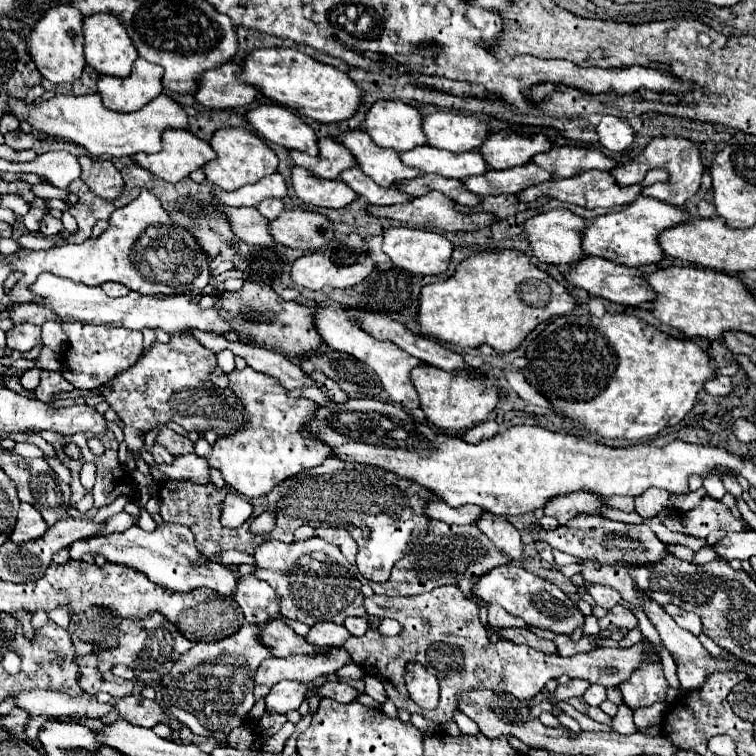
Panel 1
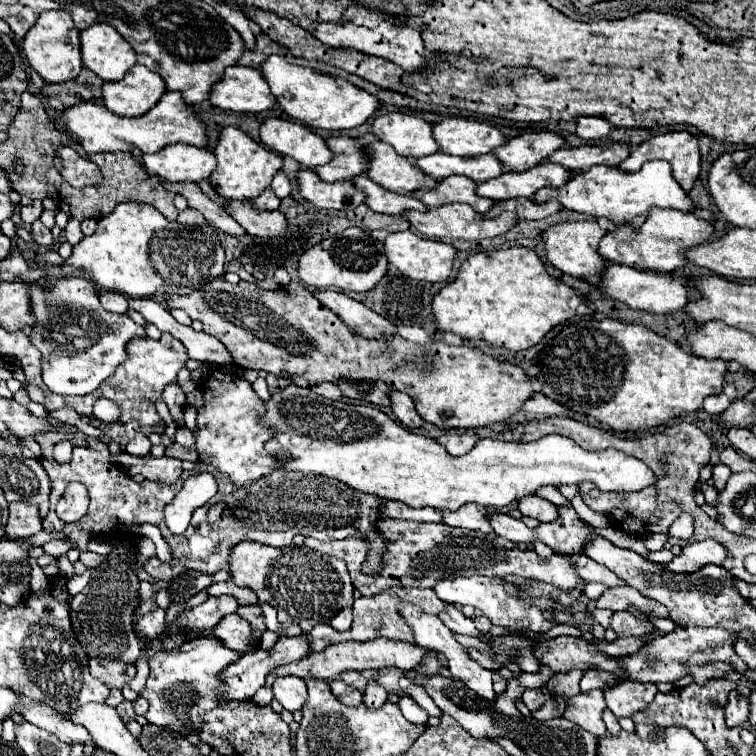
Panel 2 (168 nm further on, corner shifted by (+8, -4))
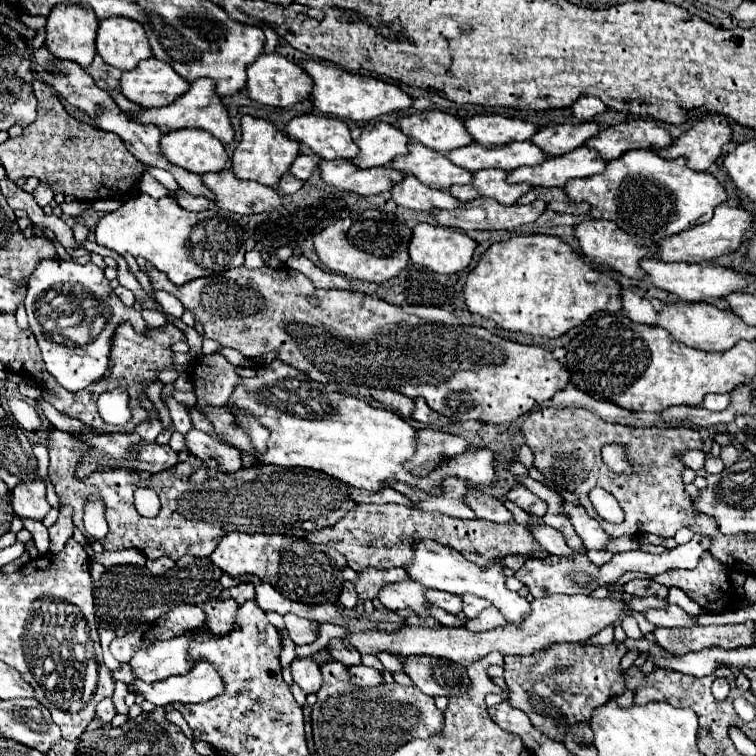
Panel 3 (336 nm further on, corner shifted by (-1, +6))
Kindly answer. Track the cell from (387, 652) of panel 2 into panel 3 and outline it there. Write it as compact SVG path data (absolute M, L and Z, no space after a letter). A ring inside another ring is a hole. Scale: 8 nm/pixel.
M548 595L542 599L534 599L530 604L530 617L520 627L508 623L504 627L496 627L484 633L468 633L466 627L458 627L458 629L454 627L442 627L442 629L404 627L402 631L396 631L396 633L364 631L356 635L348 635L348 639L362 655L364 653L376 655L378 651L396 653L400 657L424 653L424 655L444 657L444 659L450 659L454 663L468 667L492 651L500 651L502 655L528 655L560 641L588 641L592 635L602 631L606 625L616 623L620 617L624 617L630 611L644 613L648 609L662 609L668 605L668 601L660 597L632 597L630 601L618 601L618 599L594 599L590 595Z

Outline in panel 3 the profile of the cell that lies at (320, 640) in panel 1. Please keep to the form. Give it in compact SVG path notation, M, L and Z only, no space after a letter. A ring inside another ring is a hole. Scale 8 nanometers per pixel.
M198 663L194 665L186 675L172 675L168 679L146 683L136 679L128 685L128 691L134 695L142 695L146 701L152 701L154 705L166 707L172 701L182 703L204 703L216 693L224 689L224 683L220 681L220 675L212 665Z

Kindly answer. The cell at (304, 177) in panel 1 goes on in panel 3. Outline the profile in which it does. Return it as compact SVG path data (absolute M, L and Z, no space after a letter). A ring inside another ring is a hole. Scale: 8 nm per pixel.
M334 159L320 163L322 179L336 189L354 191L360 195L374 195L390 191L396 183L400 183L406 175L392 167L370 167L360 169L348 159Z

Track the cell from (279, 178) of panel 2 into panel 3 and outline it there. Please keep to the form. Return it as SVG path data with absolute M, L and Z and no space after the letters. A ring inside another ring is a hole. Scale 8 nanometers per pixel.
M310 153L310 155L300 155L300 157L292 163L290 173L306 181L318 165L320 165L320 157L318 157L316 153Z

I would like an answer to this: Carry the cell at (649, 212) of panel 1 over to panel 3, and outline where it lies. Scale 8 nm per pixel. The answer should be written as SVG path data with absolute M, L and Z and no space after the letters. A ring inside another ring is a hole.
M718 205L714 209L714 217L708 223L702 223L698 227L692 227L684 233L664 237L664 241L658 243L656 257L660 261L684 261L684 263L708 263L720 255L734 253L740 249L746 231L750 229L750 223L754 221L754 215L742 207L730 207L730 205Z

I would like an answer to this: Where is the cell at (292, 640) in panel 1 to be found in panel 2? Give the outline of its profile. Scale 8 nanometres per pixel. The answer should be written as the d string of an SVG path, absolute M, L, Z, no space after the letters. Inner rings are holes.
M237 613L223 617L221 623L219 623L219 627L215 627L213 635L219 637L219 639L223 639L223 643L227 647L231 647L233 651L239 651L239 653L255 651L259 647L259 645L251 643L253 627L245 619L241 619Z

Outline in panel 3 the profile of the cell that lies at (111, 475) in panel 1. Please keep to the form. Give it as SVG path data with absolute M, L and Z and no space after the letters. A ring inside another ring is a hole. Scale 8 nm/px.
M54 429L50 433L50 481L60 499L60 507L74 507L74 525L84 533L82 513L84 501L88 495L96 493L106 503L106 521L108 535L100 539L102 547L108 551L118 549L140 549L148 559L158 559L162 555L178 561L184 555L208 557L214 549L214 541L220 541L232 531L240 533L278 533L292 535L294 529L318 531L340 521L348 509L356 503L348 497L350 487L326 473L312 469L282 469L276 465L256 465L240 469L240 473L220 473L216 467L210 467L210 477L206 483L190 483L190 475L202 467L196 457L178 463L172 469L152 475L148 481L142 481L134 471L126 469L108 469L90 475L80 481L74 477L78 465L78 453L88 451L88 445L76 441L70 433ZM138 487L150 487L158 493L162 509L154 519L144 519L134 509L134 491Z

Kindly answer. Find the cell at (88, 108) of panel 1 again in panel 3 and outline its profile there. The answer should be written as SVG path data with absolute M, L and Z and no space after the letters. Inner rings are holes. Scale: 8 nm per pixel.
M198 79L190 85L190 91L178 97L174 103L160 107L160 109L144 109L144 113L134 117L140 123L152 123L158 127L170 127L170 129L184 129L184 127L200 127L210 133L214 133L222 143L232 143L234 129L228 117L228 109L222 103L220 95L216 93L216 83L212 79Z

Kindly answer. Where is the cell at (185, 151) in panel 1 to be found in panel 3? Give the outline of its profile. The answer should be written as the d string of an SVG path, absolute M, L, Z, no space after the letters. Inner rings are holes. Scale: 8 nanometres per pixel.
M176 129L162 135L162 153L170 163L192 173L222 171L228 155L224 145L204 129Z

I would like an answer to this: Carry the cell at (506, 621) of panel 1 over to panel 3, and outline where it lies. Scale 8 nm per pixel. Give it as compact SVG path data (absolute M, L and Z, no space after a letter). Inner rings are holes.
M490 605L488 609L484 609L476 619L470 619L466 623L466 629L472 631L472 633L480 633L480 631L490 631L498 625L504 625L506 619L498 613L498 609L494 605Z

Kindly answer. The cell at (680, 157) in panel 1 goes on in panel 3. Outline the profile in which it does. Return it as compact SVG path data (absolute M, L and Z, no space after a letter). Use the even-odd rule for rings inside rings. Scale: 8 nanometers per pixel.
M710 115L696 121L690 131L674 141L668 149L656 151L664 159L686 157L688 167L708 171L708 167L720 157L722 147L732 141L732 129L724 115Z

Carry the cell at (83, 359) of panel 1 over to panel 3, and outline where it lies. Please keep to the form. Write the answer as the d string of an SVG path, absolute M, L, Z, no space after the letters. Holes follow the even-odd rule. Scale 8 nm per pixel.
M62 259L40 261L30 275L24 305L48 373L68 391L80 391L104 377L110 339L120 323L128 321L136 331L148 329L140 311L126 307L114 295L104 271L94 263L80 265Z

